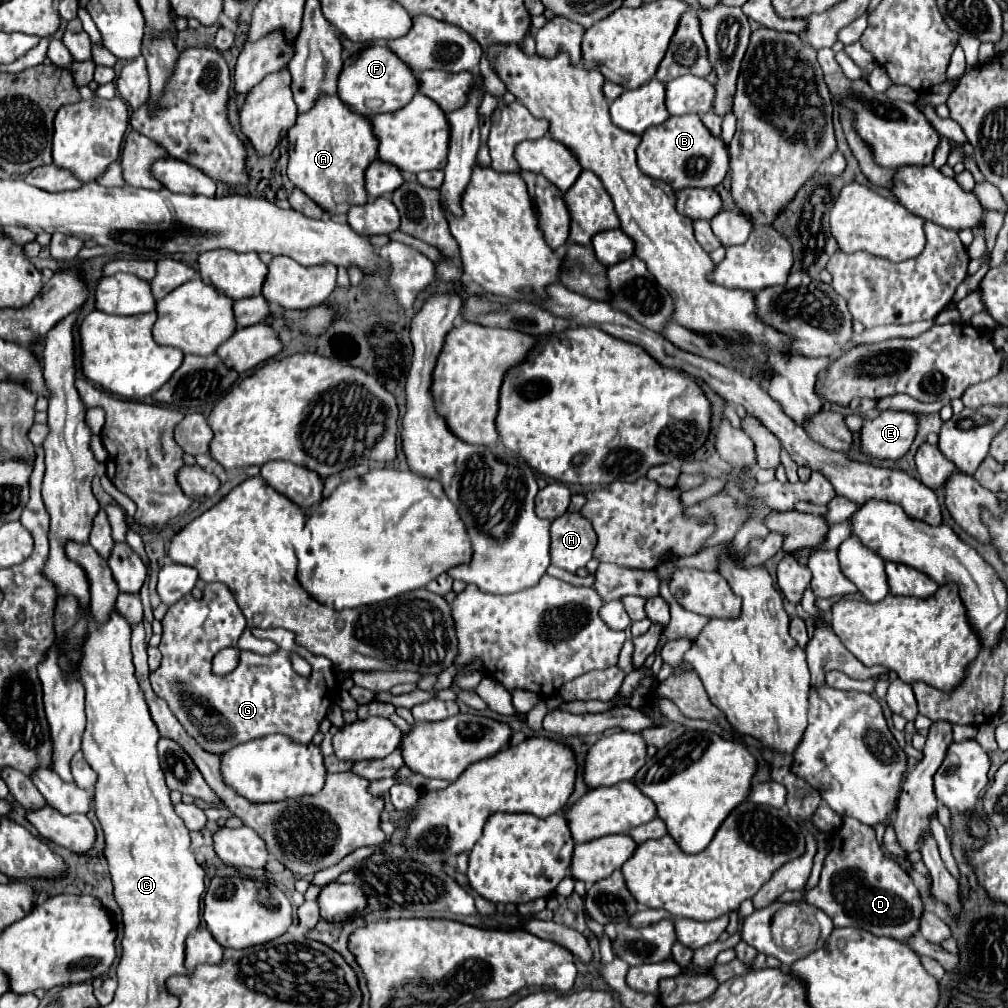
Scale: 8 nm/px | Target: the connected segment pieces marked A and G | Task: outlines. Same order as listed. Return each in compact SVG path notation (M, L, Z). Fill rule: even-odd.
M321 93L315 105L297 115L289 137L289 181L307 193L317 205L329 211L331 217L343 217L349 207L367 203L363 183L365 169L377 157L377 137L373 135L371 119L349 109L337 95Z
M211 583L205 587L203 597L195 599L193 595L185 595L175 605L169 607L163 623L163 639L159 645L159 651L163 653L163 661L157 671L151 673L151 687L157 697L165 699L173 711L173 715L179 719L179 723L185 727L185 731L209 753L225 753L231 747L265 737L271 733L281 733L295 743L309 743L313 735L319 729L319 723L325 719L333 699L335 699L335 669L333 663L325 657L317 657L309 653L307 649L299 647L295 643L295 635L287 629L251 629L251 633L259 639L271 639L279 645L279 649L271 655L257 655L253 651L239 651L239 665L227 673L227 675L215 675L211 671L211 661L217 651L225 647L237 647L237 641L241 633L247 627L245 615L241 613L235 597L229 593L229 589L221 583ZM299 653L309 665L311 675L303 677L293 671L291 655Z

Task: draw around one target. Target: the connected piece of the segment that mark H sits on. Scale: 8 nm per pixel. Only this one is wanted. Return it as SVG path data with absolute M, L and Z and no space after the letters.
M567 511L551 523L551 563L575 573L593 557L597 533L579 511Z

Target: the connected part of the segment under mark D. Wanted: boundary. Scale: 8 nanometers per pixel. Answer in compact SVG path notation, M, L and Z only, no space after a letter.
M843 817L843 825L837 831L837 841L833 843L833 849L825 859L819 885L811 891L805 891L805 899L807 899L807 903L825 911L831 917L835 927L861 927L873 935L893 937L897 941L909 939L911 935L917 933L919 919L923 913L923 901L921 901L921 895L919 895L913 879L895 861L887 859L881 853L875 831L851 817Z

